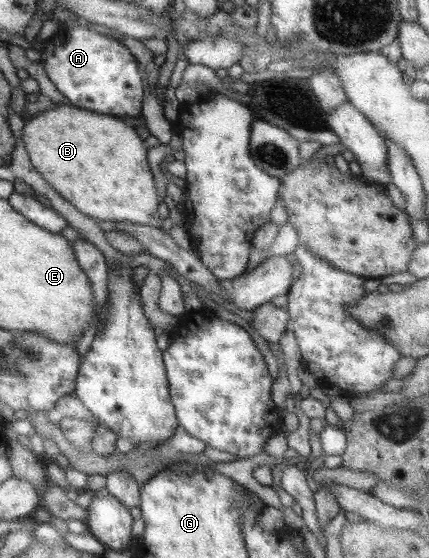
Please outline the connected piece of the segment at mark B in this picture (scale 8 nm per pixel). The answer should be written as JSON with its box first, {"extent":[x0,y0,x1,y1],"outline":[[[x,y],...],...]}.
{"extent":[19,103,161,228],"outline":[[[56,103],[56,107],[36,113],[33,116],[27,117],[22,127],[22,135],[19,137],[22,142],[23,148],[26,149],[26,154],[32,166],[36,169],[36,172],[42,176],[50,188],[54,188],[58,195],[62,196],[64,200],[74,205],[74,208],[85,214],[90,218],[96,218],[96,220],[110,220],[114,222],[128,221],[130,223],[136,223],[141,225],[148,225],[161,228],[160,216],[158,216],[158,206],[160,198],[157,195],[156,188],[154,186],[154,180],[150,168],[148,168],[148,162],[146,161],[147,148],[142,139],[138,137],[138,133],[135,131],[135,127],[131,127],[130,124],[124,122],[123,118],[115,117],[115,115],[105,115],[102,113],[95,113],[86,109],[78,107],[72,107],[71,105],[64,105],[62,103]]]}

